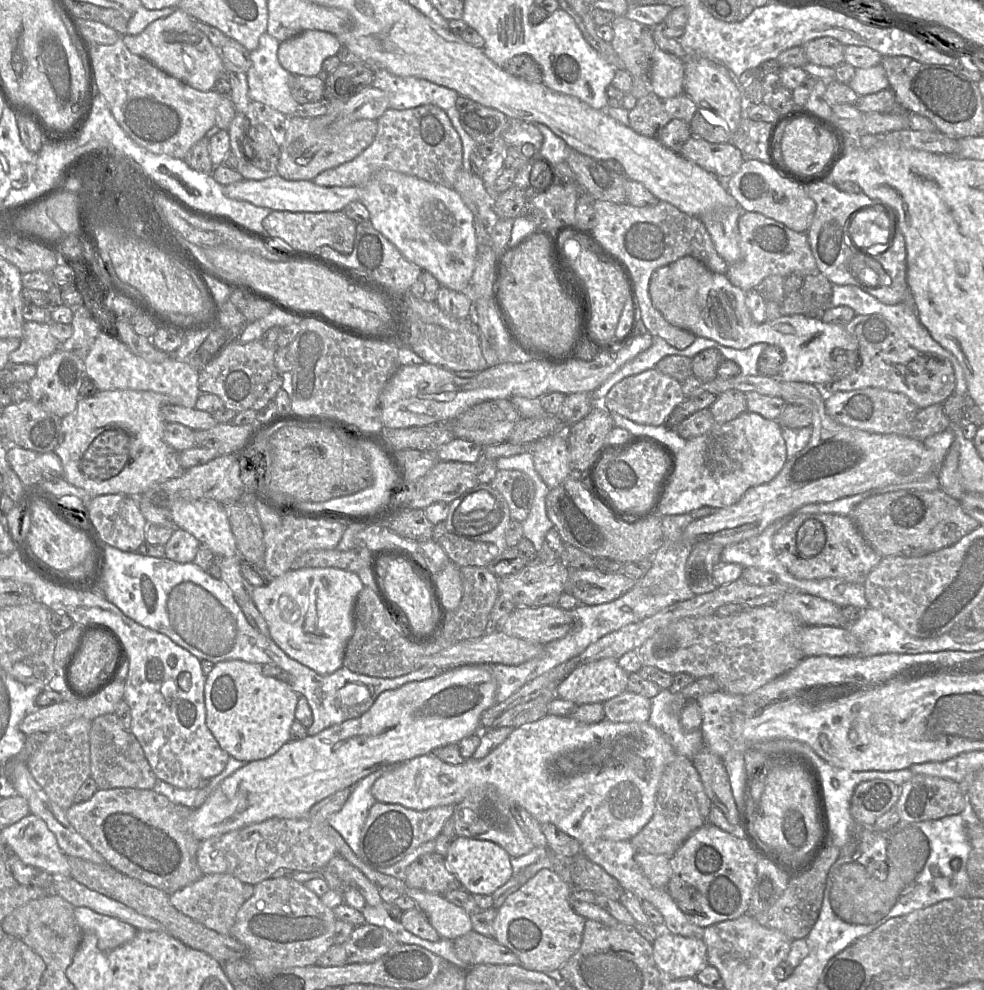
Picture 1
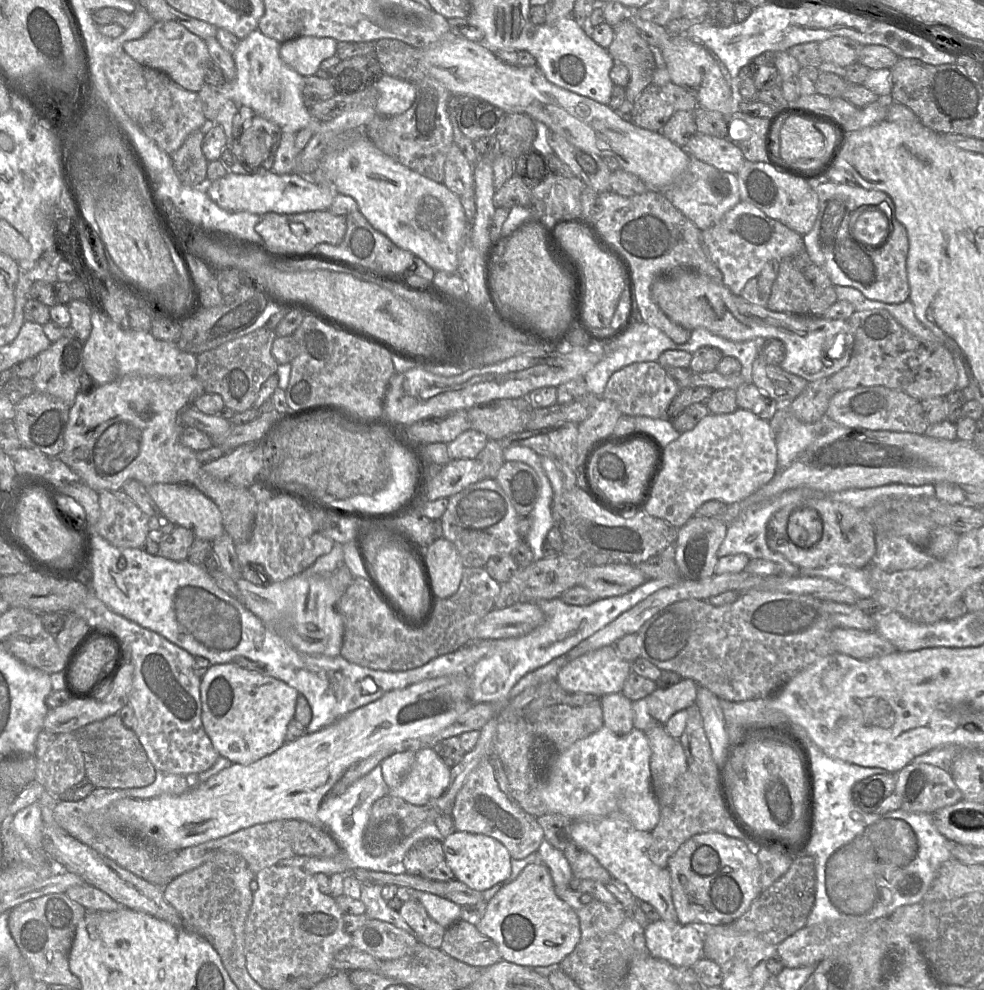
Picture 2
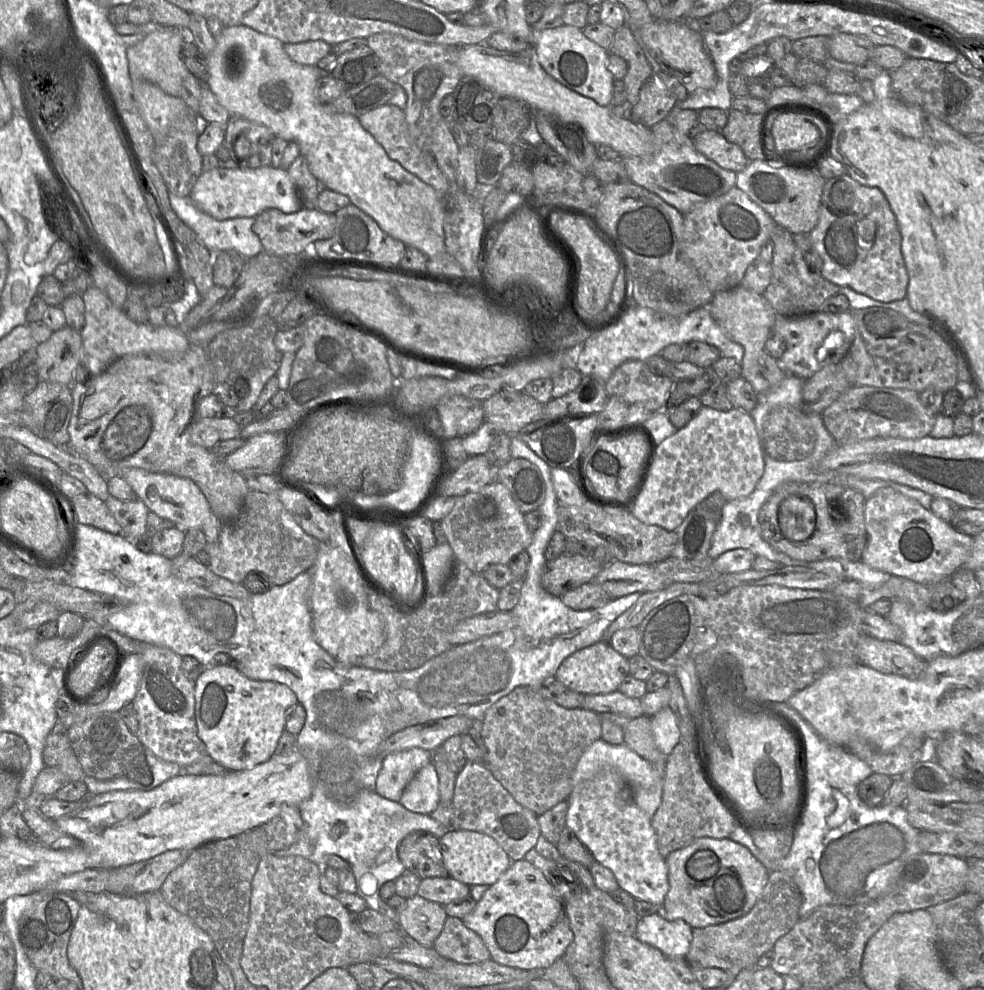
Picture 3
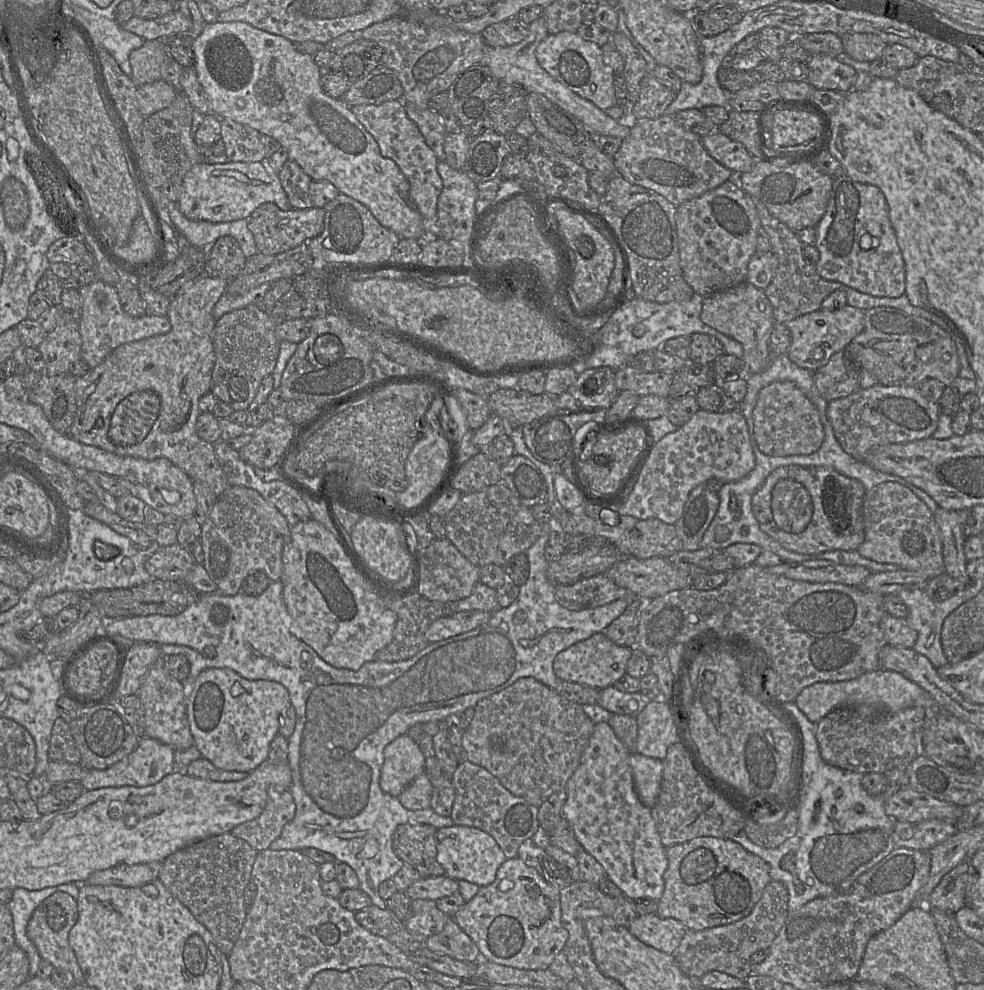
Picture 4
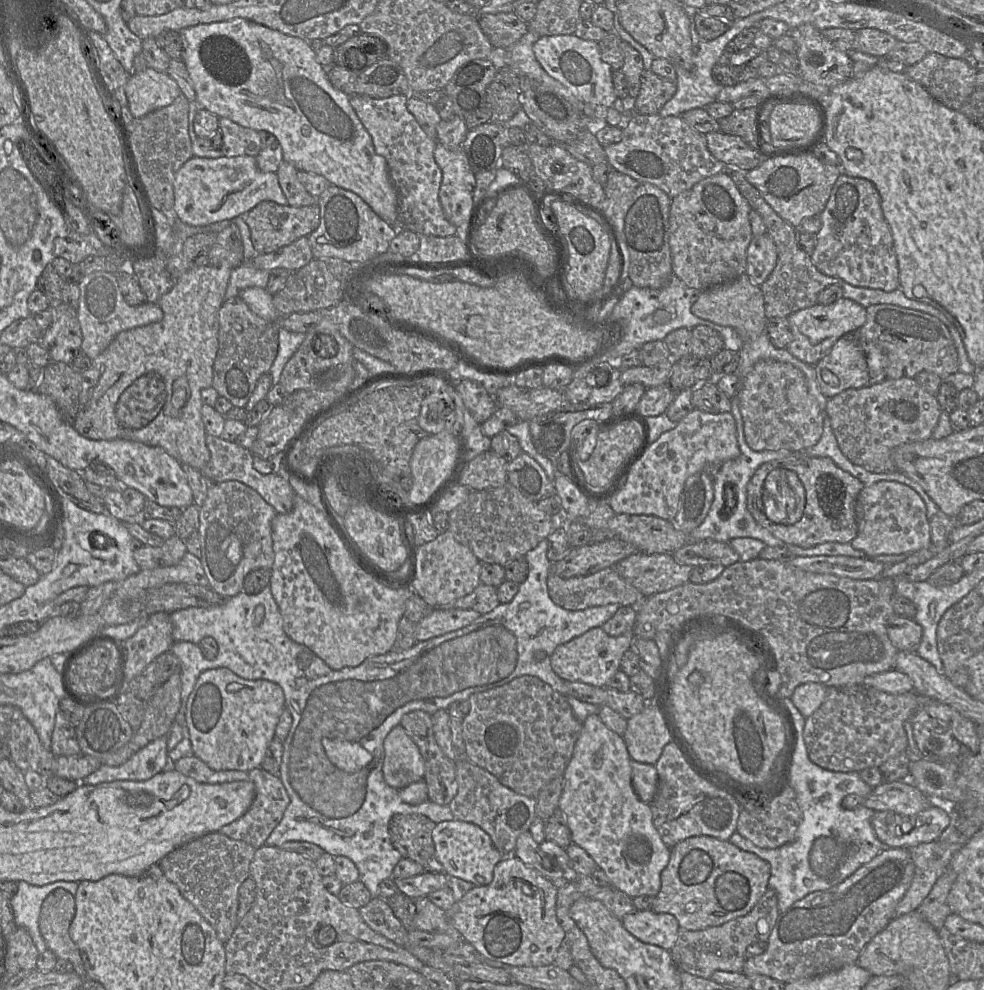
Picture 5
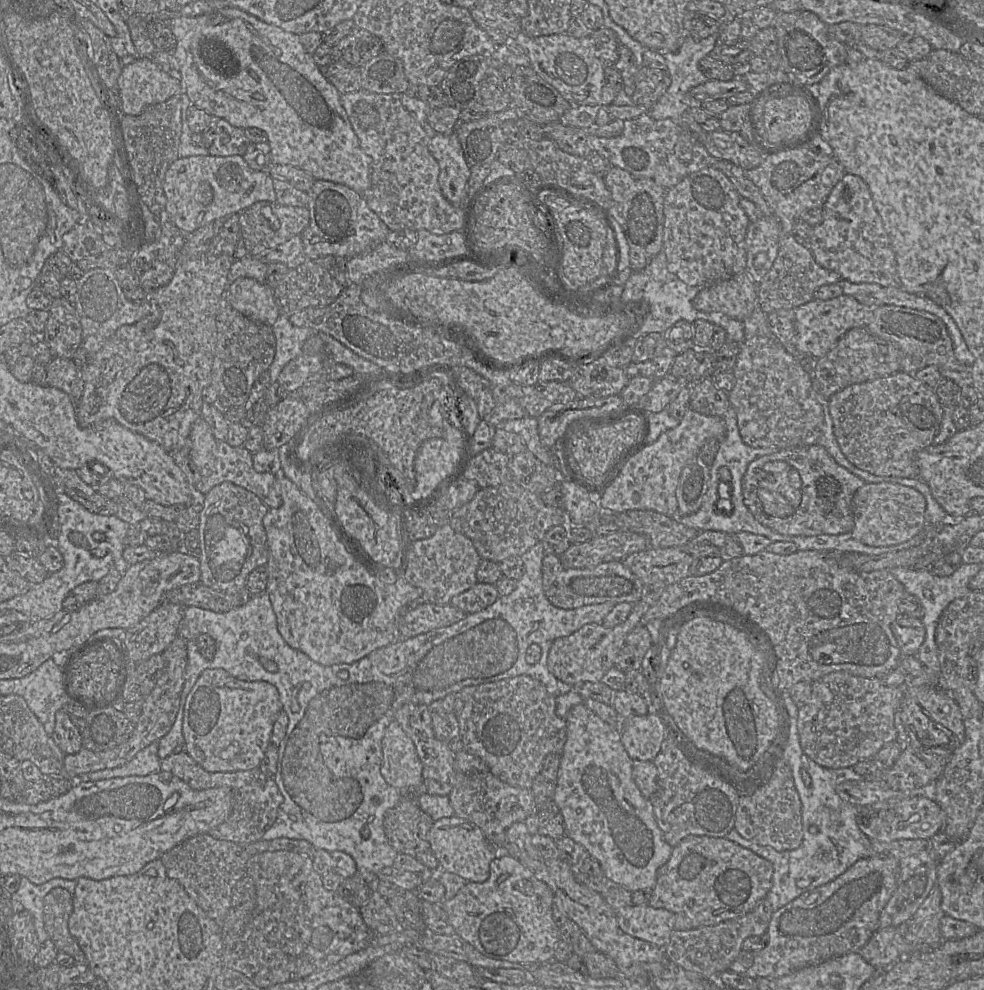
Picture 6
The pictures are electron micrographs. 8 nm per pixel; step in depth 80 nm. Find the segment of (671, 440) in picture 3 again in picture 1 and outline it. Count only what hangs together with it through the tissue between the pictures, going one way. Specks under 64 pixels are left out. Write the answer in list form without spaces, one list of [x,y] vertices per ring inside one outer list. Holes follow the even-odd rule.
[[[745,411],[729,422],[715,422],[708,432],[688,439],[685,446],[676,453],[676,471],[661,502],[660,516],[689,514],[703,506],[716,509],[731,506],[739,501],[748,489],[771,481],[788,460],[781,425],[775,420],[749,411]]]

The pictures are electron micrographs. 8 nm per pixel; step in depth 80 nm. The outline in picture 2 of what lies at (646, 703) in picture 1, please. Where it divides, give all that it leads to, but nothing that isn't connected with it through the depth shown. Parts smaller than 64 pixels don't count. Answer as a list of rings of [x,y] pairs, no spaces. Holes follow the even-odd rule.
[[[614,693],[602,696],[600,701],[604,726],[617,735],[626,735],[634,728],[631,700],[621,693]]]

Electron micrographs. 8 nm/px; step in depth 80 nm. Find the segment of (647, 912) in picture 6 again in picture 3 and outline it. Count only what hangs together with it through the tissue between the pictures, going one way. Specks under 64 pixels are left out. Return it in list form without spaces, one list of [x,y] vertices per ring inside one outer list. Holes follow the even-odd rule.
[[[660,913],[640,917],[635,936],[664,955],[685,959],[692,941],[693,929],[682,920],[670,921]]]

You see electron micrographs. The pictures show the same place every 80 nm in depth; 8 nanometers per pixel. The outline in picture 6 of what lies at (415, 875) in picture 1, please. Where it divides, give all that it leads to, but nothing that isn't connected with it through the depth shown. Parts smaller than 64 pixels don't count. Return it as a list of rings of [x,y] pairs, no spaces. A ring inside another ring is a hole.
[[[402,793],[396,805],[384,815],[384,830],[389,843],[398,853],[413,856],[430,872],[436,873],[440,871],[440,864],[429,840],[435,821],[419,807],[418,796]]]

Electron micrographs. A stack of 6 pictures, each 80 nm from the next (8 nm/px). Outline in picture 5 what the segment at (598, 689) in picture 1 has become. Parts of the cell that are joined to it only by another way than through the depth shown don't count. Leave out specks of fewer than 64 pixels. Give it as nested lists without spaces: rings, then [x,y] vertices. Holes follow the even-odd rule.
[[[594,627],[556,647],[551,655],[550,664],[553,671],[564,681],[607,687],[608,681],[620,670],[620,662],[624,653],[633,648],[634,639],[633,630],[620,636],[611,636],[602,627]]]

